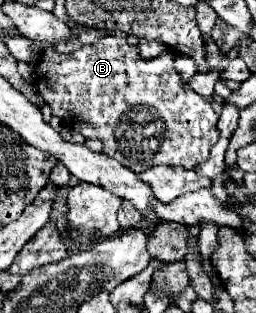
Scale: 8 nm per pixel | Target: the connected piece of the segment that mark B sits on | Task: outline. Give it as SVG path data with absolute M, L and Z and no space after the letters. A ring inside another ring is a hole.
M107 36L97 44L84 45L71 54L61 54L53 46L46 48L39 56L33 80L43 100L51 106L53 116L57 116L63 126L81 132L85 138L99 138L103 142L103 154L115 158L119 164L133 168L137 174L159 164L183 166L185 170L191 170L209 158L209 150L219 140L217 114L209 100L193 92L189 84L181 80L174 60L173 52L164 52L154 60L144 61L137 56L137 48L127 44L126 39ZM127 114L129 122L123 122ZM121 124L129 128L129 138L115 136L115 130Z

